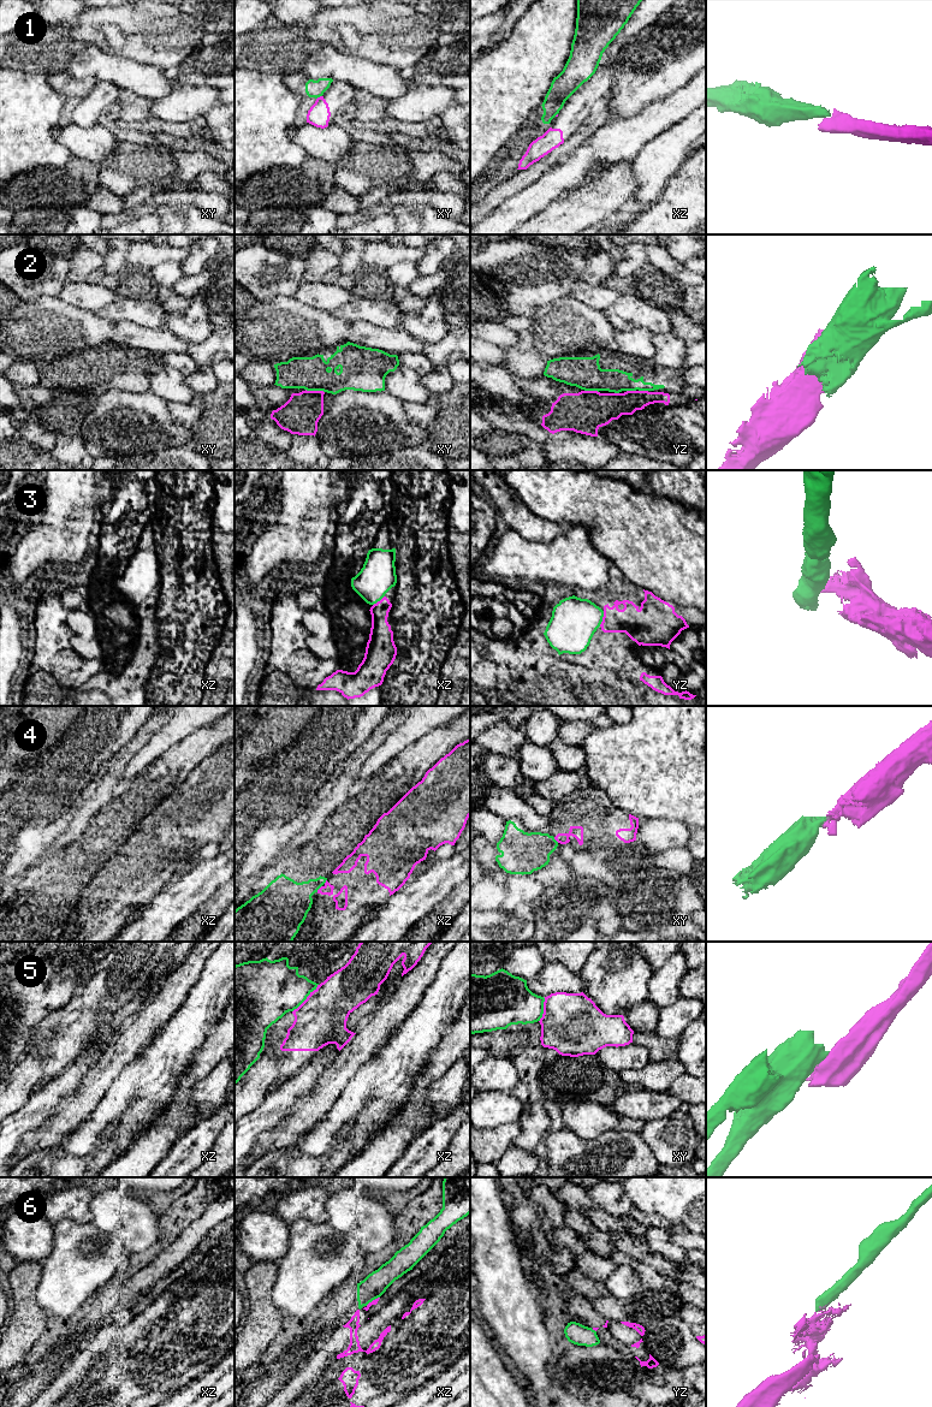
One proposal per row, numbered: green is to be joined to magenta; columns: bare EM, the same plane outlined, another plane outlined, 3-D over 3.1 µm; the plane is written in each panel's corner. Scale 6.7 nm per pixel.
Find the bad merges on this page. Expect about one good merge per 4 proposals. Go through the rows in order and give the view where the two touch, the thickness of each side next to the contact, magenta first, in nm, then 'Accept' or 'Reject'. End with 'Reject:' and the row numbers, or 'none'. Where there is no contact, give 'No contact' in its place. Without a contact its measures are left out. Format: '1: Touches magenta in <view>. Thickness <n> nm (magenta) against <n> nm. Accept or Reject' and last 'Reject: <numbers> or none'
1: Touches magenta in xy. Thickness 150 nm (magenta) against 110 nm. Reject
2: Touches magenta in xy. Thickness 260 nm (magenta) against 220 nm. Reject
3: Touches magenta in yz. Thickness 200 nm (magenta) against 320 nm. Reject
4: Touches magenta in xz. Thickness 70 nm (magenta) against 320 nm. Reject
5: Touches magenta in xz. Thickness 340 nm (magenta) against 380 nm. Reject
6: Touches magenta in xz. Thickness 30 nm (magenta) against 160 nm. Reject
Reject: 1, 2, 3, 4, 5, 6

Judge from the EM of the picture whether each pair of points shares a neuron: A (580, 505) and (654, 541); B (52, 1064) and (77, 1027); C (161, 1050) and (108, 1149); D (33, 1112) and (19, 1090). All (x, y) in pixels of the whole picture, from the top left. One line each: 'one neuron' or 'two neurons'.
A: one neuron
B: one neuron
C: one neuron
D: two neurons

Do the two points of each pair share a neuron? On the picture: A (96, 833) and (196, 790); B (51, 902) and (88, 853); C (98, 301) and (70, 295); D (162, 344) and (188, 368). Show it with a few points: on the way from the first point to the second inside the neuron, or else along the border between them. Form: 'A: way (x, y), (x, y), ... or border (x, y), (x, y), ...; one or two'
A: border (174, 789), (137, 825); two
B: way (57, 890), (79, 865); one
C: way (90, 296), (77, 295); one
D: border (187, 350), (168, 351), (162, 356); two

